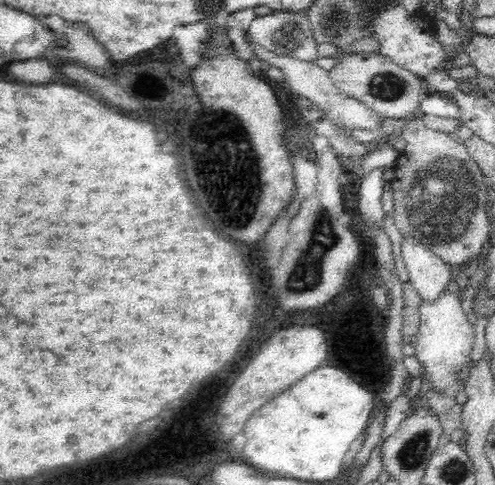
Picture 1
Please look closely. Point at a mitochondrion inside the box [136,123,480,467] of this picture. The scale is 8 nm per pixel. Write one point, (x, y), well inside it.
(441, 210)

